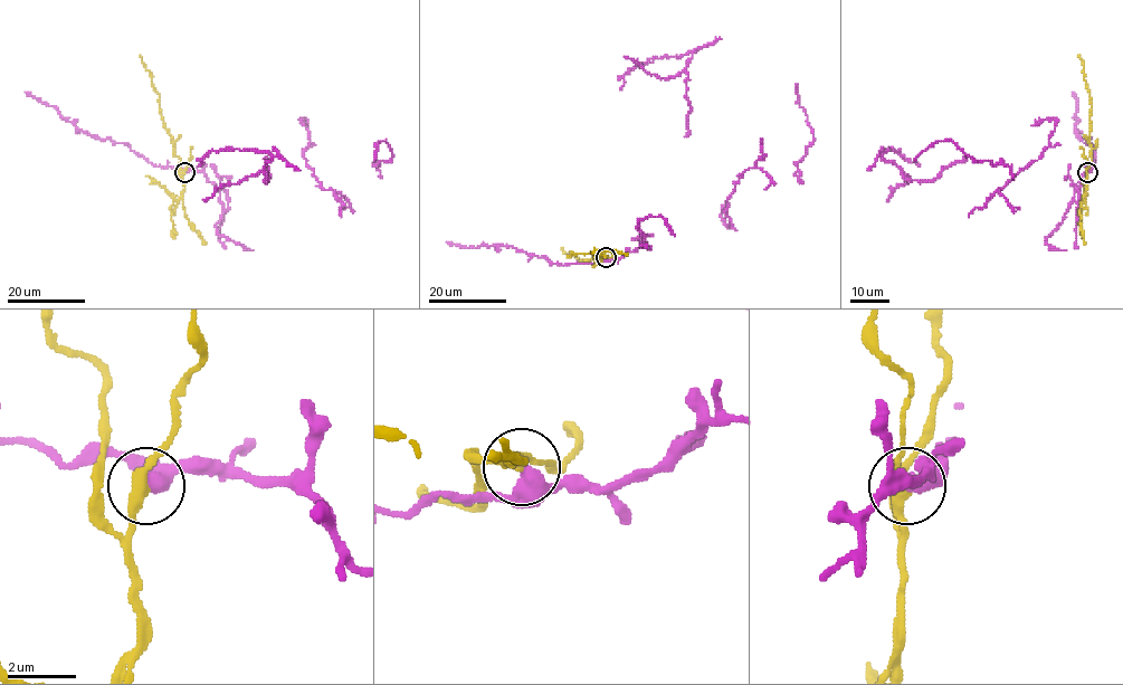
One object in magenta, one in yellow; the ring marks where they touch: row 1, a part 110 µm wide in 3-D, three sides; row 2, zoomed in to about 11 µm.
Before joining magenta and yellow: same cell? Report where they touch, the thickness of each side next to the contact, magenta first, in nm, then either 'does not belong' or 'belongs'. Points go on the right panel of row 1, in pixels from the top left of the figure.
place (1087, 172); calibres 360 and 320 nm; does not belong

